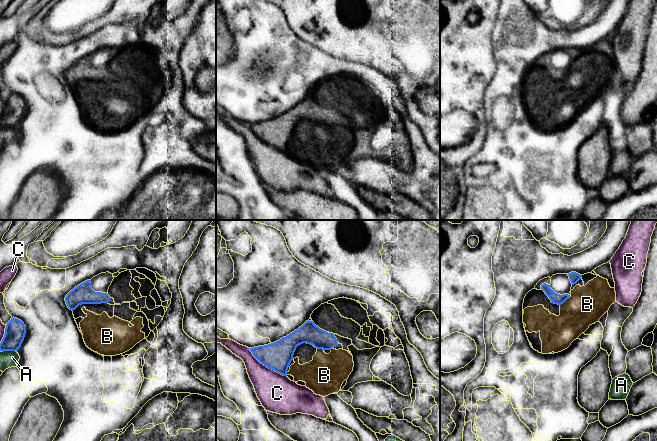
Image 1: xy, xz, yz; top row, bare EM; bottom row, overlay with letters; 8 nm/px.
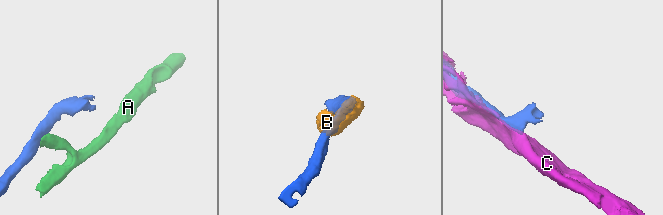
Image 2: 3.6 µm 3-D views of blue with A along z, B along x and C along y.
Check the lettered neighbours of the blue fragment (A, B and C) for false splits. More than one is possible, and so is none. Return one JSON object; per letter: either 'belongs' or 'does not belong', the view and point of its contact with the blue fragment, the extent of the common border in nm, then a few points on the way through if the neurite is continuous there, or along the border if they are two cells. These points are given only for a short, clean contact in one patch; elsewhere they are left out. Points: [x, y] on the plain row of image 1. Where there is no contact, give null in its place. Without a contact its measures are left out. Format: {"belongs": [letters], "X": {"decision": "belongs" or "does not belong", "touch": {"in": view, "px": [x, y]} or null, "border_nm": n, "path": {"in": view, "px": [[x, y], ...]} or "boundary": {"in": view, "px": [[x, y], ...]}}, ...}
{"belongs": ["B"], "A": {"decision": "does not belong", "touch": {"in": "xy", "px": [8, 126]}, "border_nm": 110, "boundary": {"in": "xy", "px": [[15, 126], [4, 126], [2, 128]]}}, "B": {"decision": "belongs", "touch": {"in": "yz", "px": [565, 76]}, "border_nm": 110}, "C": {"decision": "does not belong", "touch": {"in": "xz", "px": [266, 142]}, "border_nm": 380}}

